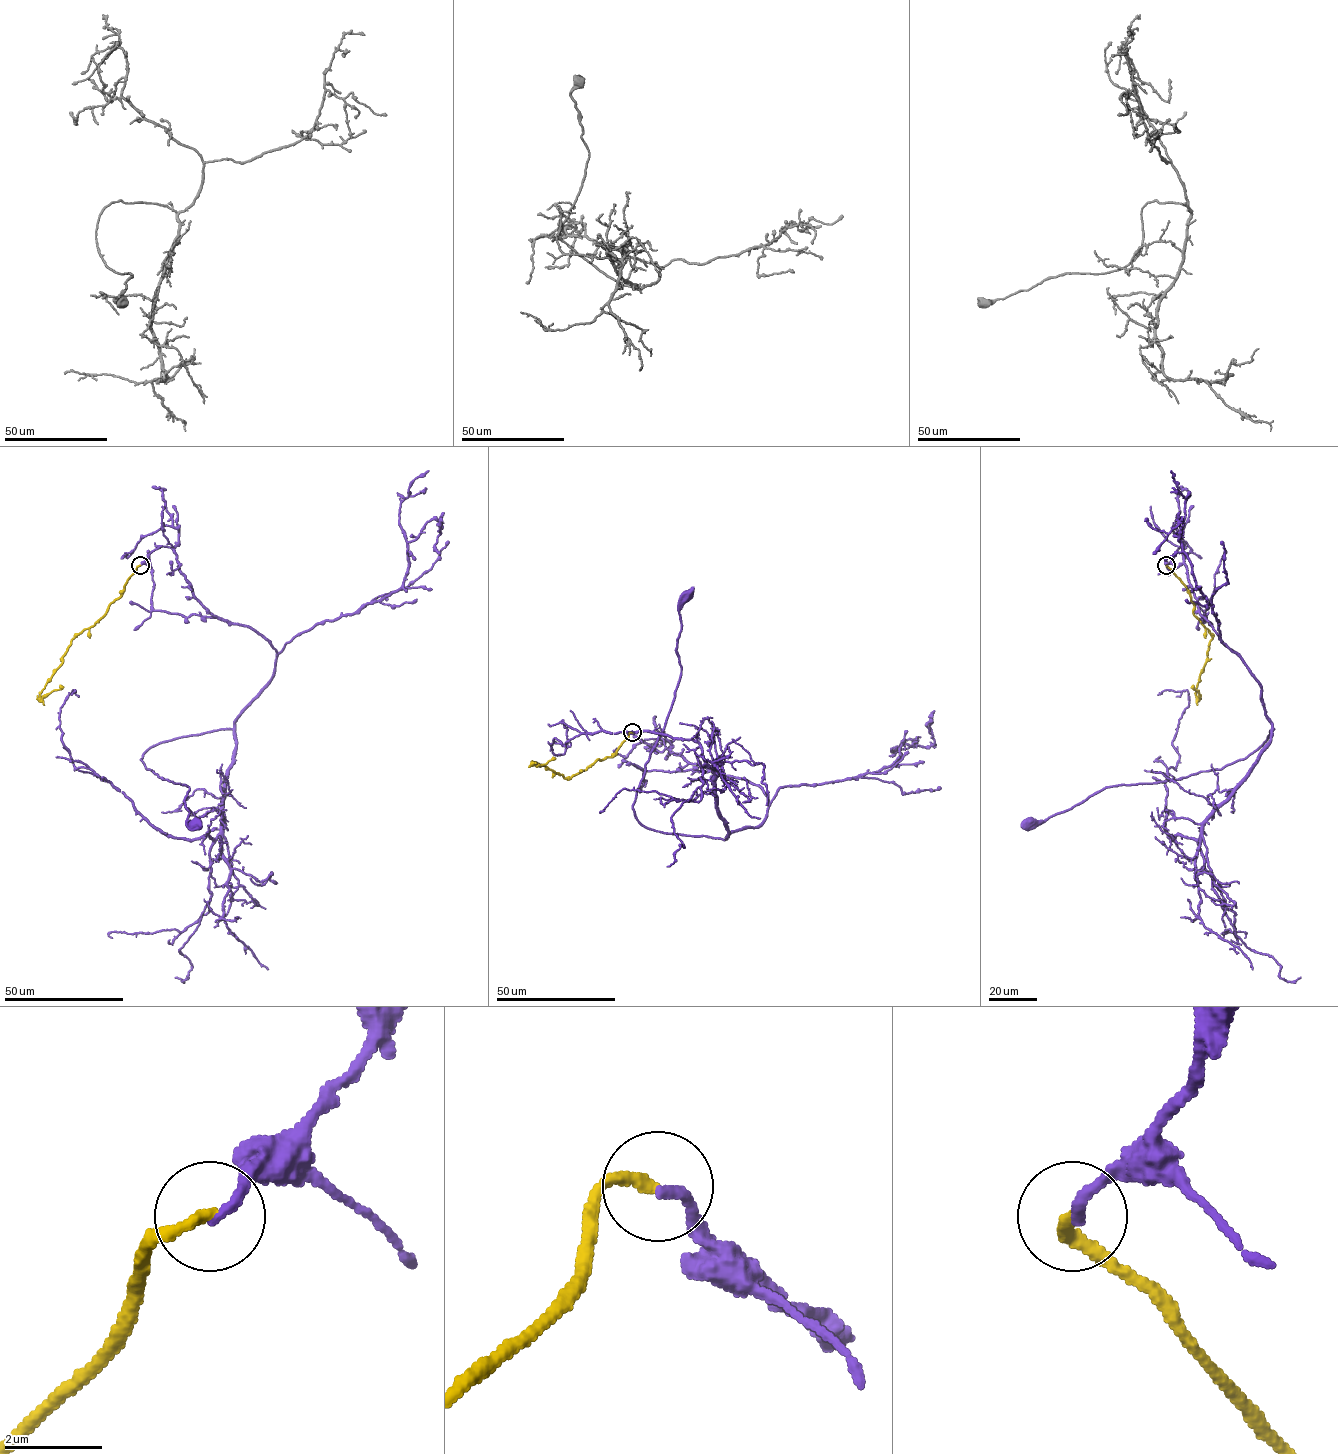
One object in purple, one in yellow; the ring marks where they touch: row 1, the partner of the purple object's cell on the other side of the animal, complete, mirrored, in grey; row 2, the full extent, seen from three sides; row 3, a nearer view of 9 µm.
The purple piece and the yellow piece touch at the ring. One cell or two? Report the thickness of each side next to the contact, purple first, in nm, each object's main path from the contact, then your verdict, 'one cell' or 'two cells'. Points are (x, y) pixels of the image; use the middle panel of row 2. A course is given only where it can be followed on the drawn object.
calibres 200 and 240 nm; course purple (632, 733), (757, 785), (768, 798), (765, 819), (725, 840), (653, 830), (633, 810), (681, 670), (685, 596); course yellow (632, 733), (613, 755), (597, 759), (570, 777), (532, 761), (543, 765), (555, 758); two cells

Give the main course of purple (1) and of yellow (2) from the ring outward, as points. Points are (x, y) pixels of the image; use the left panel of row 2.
1: (140, 565), (169, 547), (208, 611), (276, 650), (235, 727), (141, 758), (189, 788), (193, 823)
2: (140, 565), (107, 611), (71, 640), (63, 662), (40, 697), (63, 687)

